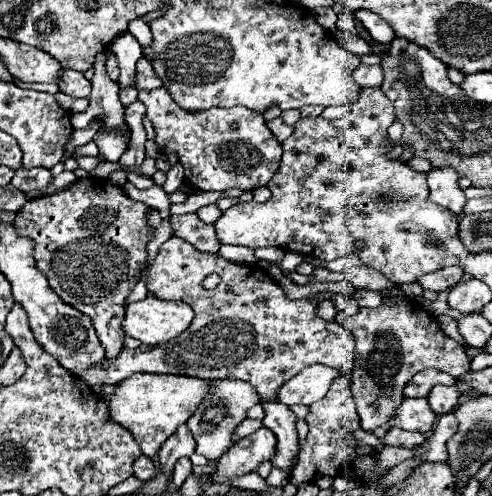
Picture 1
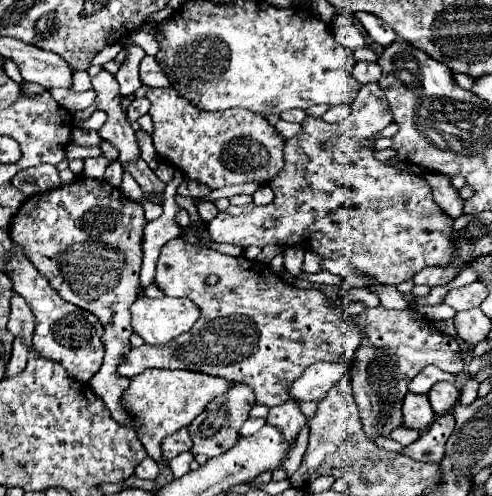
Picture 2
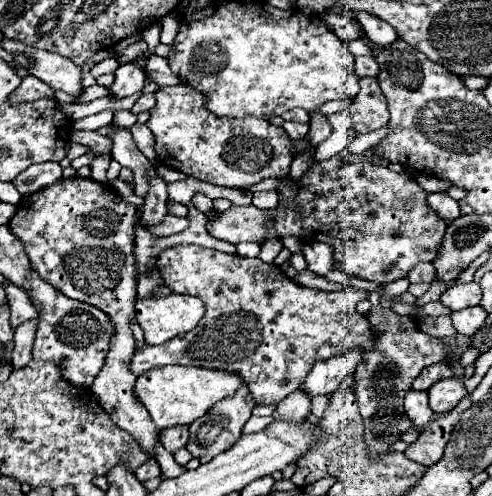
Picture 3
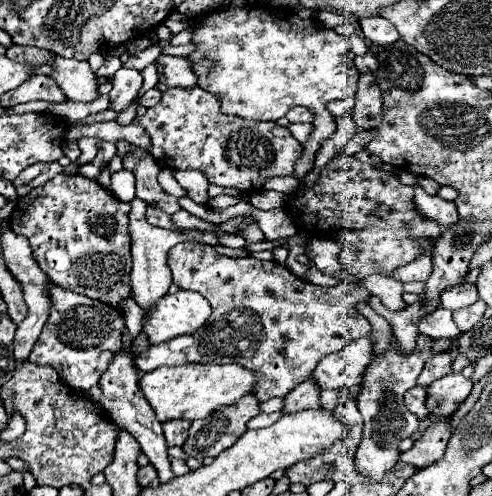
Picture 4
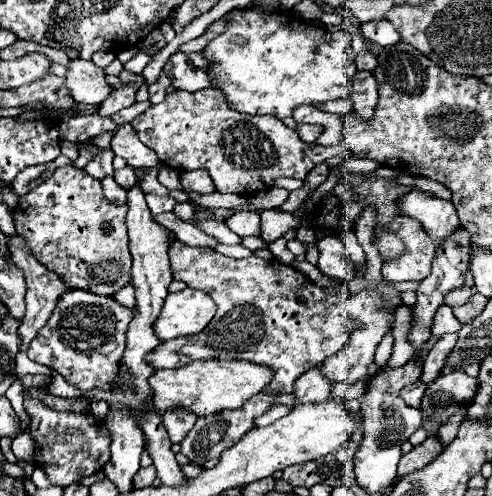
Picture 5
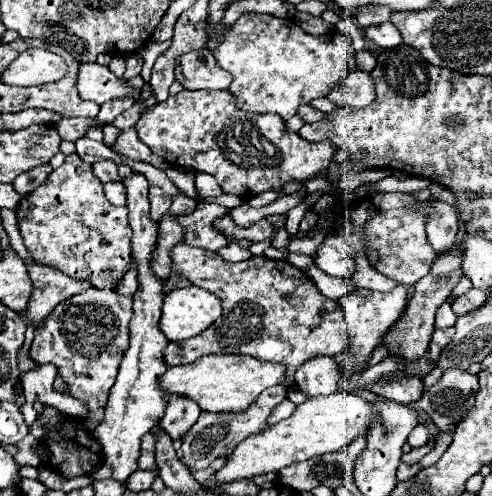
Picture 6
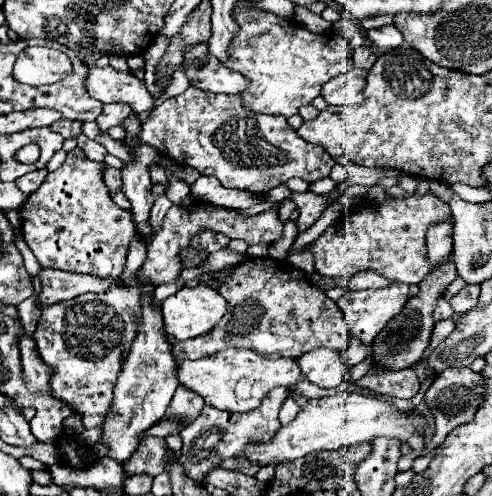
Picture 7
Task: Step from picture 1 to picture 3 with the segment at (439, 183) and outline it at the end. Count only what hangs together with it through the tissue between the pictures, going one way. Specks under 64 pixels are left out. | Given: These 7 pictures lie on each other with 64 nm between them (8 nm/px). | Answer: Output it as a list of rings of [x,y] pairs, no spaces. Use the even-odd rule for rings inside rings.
[[[444,192],[438,194],[428,194],[426,196],[426,204],[432,212],[436,212],[442,220],[456,220],[460,216],[460,208],[458,202],[452,200],[450,196],[446,196]]]

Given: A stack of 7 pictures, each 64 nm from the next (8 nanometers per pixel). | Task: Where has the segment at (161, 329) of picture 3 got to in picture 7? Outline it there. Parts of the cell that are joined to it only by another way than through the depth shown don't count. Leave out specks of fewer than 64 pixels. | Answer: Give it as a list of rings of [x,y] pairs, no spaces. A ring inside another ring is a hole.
[[[184,286],[182,290],[178,290],[170,298],[166,298],[164,304],[162,304],[164,328],[166,328],[168,334],[172,334],[178,340],[196,338],[196,336],[210,332],[222,320],[222,316],[226,312],[228,312],[228,302],[220,296],[220,292],[216,292],[210,286],[196,286],[196,288]]]

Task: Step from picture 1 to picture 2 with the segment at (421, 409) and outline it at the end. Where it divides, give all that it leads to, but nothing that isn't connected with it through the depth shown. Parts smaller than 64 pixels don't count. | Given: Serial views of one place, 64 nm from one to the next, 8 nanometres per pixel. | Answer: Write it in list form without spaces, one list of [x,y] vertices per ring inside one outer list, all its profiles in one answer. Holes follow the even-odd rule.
[[[408,392],[406,398],[404,398],[402,414],[404,414],[404,426],[420,430],[420,432],[426,430],[434,420],[434,412],[430,408],[430,402],[428,402],[426,394]]]

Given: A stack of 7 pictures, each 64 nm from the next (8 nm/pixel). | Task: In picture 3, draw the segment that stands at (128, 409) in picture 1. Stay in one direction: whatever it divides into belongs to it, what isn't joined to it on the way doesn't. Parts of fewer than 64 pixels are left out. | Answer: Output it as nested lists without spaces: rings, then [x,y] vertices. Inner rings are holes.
[[[162,366],[148,370],[136,380],[136,396],[148,408],[158,430],[164,430],[176,424],[192,424],[196,418],[204,416],[218,400],[234,396],[242,386],[246,386],[246,382],[236,372],[198,366]],[[156,444],[156,460],[158,460],[160,468],[162,468],[162,476],[164,478],[176,478],[176,476],[180,476],[186,470],[184,466],[180,466],[174,460],[174,456],[170,452],[162,450],[162,444]]]

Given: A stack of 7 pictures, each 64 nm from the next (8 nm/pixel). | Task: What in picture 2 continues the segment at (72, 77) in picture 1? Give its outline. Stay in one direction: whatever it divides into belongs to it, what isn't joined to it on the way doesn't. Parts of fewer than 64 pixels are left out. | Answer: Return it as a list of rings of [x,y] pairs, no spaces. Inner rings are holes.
[[[80,70],[74,74],[74,86],[72,90],[76,92],[82,92],[82,90],[88,90],[90,88],[90,74],[86,70]]]

